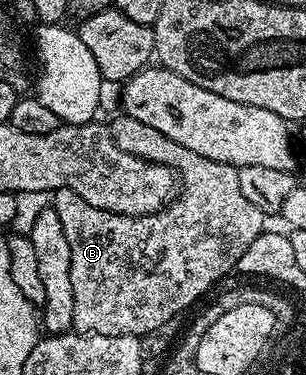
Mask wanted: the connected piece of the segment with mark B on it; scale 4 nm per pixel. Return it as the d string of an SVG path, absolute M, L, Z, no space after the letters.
M117 115L113 121L110 121L110 128L114 143L118 143L118 147L122 147L122 151L130 151L130 155L165 165L174 170L178 178L176 199L165 205L163 209L159 209L157 213L147 213L141 217L118 215L105 209L90 207L90 203L86 203L86 199L82 199L82 195L74 195L74 191L69 189L55 190L50 205L56 210L58 219L62 223L62 232L66 235L66 243L70 243L70 283L74 287L74 323L72 329L78 333L97 333L107 337L141 338L145 333L154 331L154 327L166 323L166 319L180 317L183 314L183 309L190 308L215 281L220 281L228 272L233 272L236 269L238 259L242 259L242 251L246 251L246 247L250 247L250 243L254 243L254 239L258 239L258 235L265 232L266 214L258 207L254 207L254 203L249 203L246 195L242 195L242 187L238 184L238 169L235 165L206 159L206 155L198 155L198 151L190 151L190 147L182 147L182 143L174 143L174 139L166 139L166 135L162 135L162 131L154 131L154 127L149 127L147 123L141 123L138 119Z

